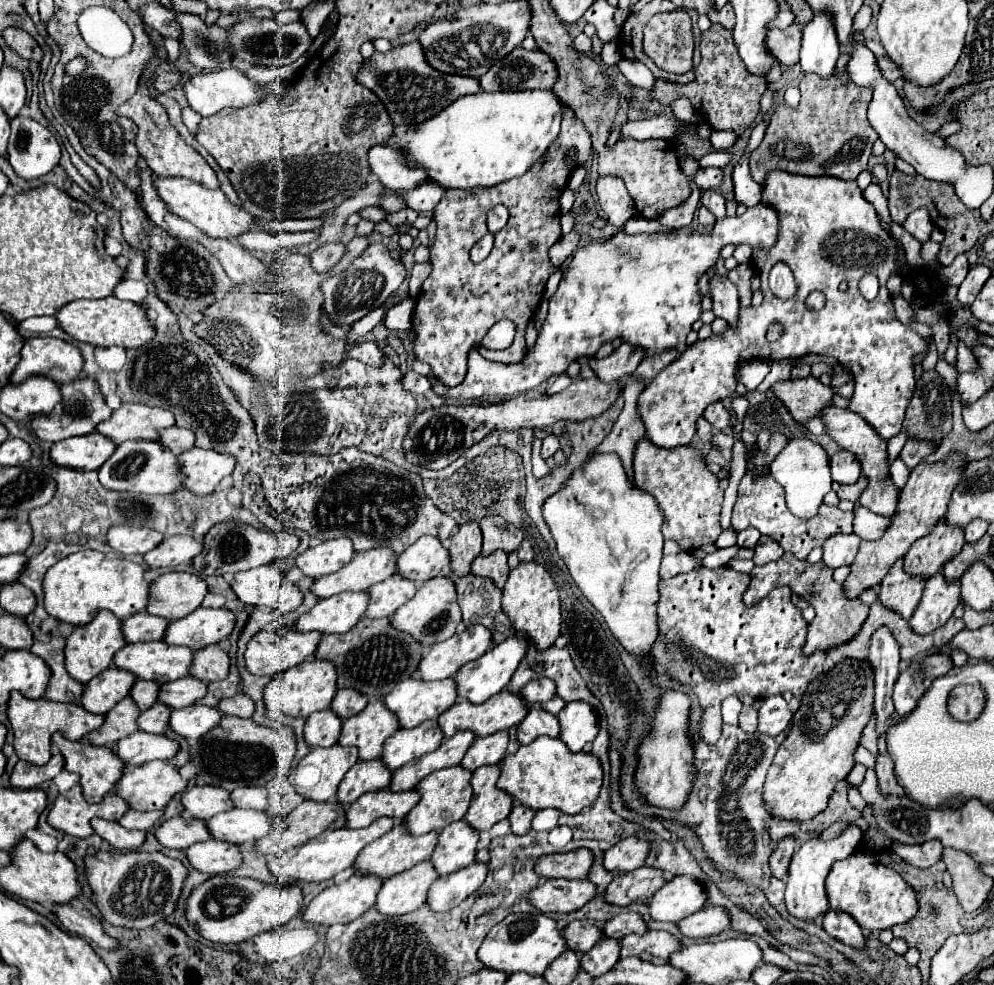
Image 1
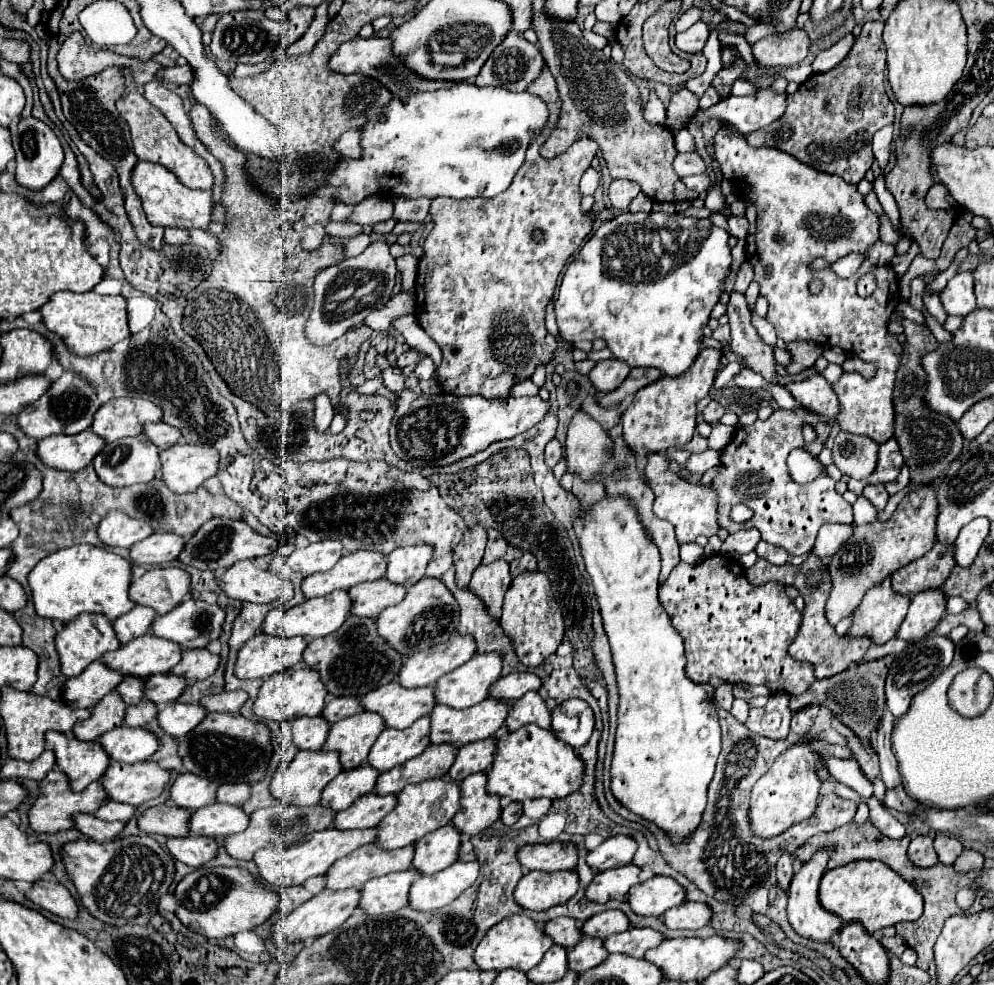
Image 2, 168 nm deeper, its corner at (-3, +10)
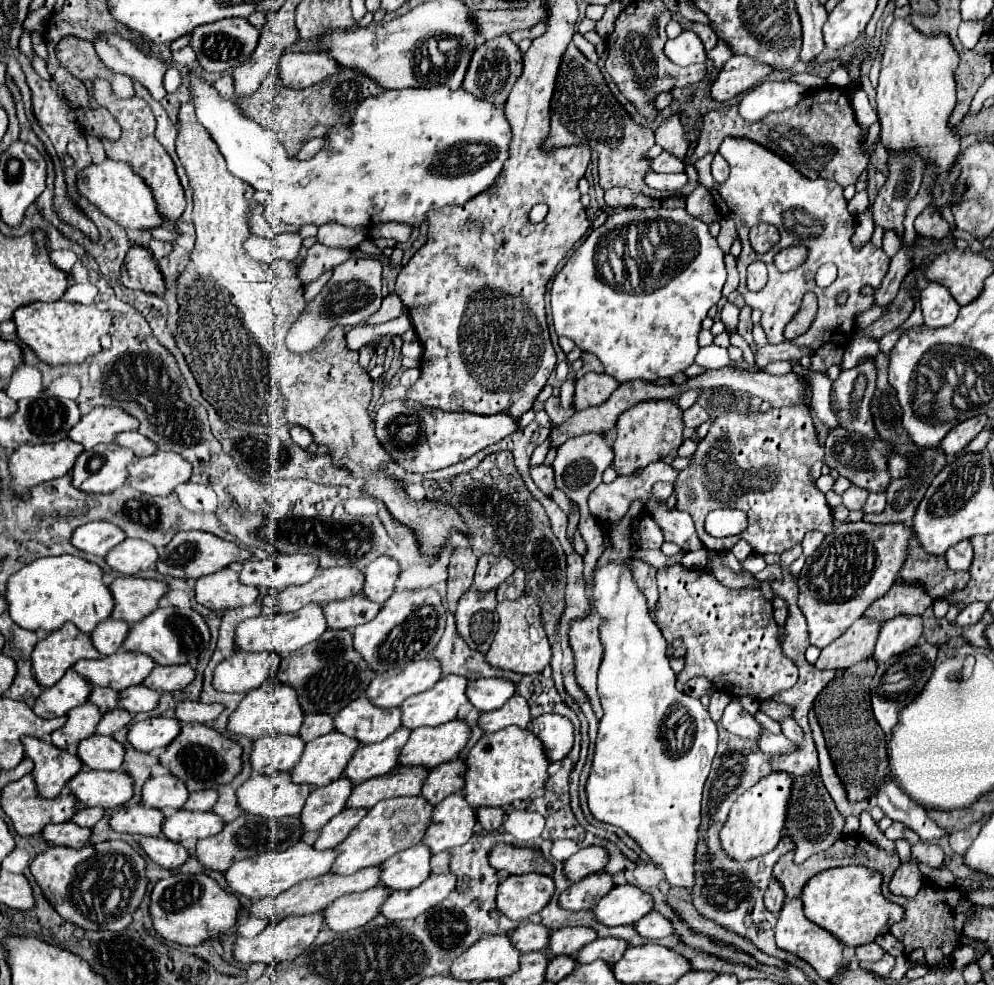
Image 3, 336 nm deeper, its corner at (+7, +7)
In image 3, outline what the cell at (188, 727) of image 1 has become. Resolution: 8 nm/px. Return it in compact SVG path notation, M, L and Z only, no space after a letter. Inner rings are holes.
M156 716L132 724L128 742L142 752L152 752L168 746L180 734L180 722L174 716Z

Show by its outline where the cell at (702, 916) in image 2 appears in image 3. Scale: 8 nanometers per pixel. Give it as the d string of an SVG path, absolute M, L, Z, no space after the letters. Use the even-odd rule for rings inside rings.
M652 910L648 912L640 922L636 922L636 930L640 936L650 938L650 940L658 940L664 936L672 936L674 934L674 926L668 918L664 918L660 912Z

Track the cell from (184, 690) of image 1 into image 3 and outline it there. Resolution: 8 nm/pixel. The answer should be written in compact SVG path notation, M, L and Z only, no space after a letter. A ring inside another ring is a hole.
M136 684L136 686L130 686L130 688L120 692L118 706L132 712L132 714L138 714L138 712L154 710L158 706L158 702L160 702L160 692L158 690Z

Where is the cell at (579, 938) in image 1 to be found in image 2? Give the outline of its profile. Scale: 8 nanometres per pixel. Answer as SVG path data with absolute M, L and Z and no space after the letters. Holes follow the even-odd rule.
M556 917L556 919L548 921L544 925L544 935L552 937L552 941L556 945L566 947L566 949L572 949L582 939L578 923L570 917Z

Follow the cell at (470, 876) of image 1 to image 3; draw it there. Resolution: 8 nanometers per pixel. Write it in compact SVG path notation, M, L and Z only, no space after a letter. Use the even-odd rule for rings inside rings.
M452 872L432 874L420 886L410 890L394 890L382 906L382 914L390 920L416 918L424 910L440 904L456 888L456 876Z

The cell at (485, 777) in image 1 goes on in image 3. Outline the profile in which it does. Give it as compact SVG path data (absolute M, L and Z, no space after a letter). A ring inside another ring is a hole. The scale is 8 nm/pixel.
M454 792L434 808L432 824L422 842L428 844L432 854L462 846L474 834L476 822L476 808L466 802L462 792Z

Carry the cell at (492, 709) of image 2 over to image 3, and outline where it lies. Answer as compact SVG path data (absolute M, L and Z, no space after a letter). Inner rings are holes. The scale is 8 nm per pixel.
M450 720L436 728L416 728L400 752L400 764L434 768L442 762L458 758L472 730L466 720Z

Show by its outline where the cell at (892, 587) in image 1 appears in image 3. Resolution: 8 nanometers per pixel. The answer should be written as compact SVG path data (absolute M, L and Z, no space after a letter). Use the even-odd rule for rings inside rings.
M858 618L842 636L834 640L834 644L828 644L822 648L822 654L816 662L820 670L830 668L850 668L852 664L858 664L872 656L874 644L878 640L882 622L872 618Z

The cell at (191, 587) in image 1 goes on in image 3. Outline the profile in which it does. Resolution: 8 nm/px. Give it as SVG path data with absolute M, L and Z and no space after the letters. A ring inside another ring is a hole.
M120 576L110 584L110 592L116 600L112 618L136 624L158 608L160 598L168 592L168 584L154 578Z

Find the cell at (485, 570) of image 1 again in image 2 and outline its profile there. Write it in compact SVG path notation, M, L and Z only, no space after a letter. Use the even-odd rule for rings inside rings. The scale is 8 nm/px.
M494 561L492 565L480 565L470 581L470 593L476 593L484 603L488 615L498 621L502 613L504 593L510 587L510 571L506 561Z

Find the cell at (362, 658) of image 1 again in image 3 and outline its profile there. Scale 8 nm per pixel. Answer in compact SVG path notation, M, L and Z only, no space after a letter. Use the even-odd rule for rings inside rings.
M326 630L314 644L306 644L298 652L292 652L282 658L278 668L278 678L286 684L292 684L298 692L298 700L306 714L328 712L336 714L354 698L364 696L370 680L376 672L362 660L354 650L350 630Z

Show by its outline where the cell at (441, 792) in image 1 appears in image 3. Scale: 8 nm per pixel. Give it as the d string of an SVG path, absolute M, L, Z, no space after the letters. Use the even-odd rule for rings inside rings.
M398 796L398 798L388 798L378 802L374 808L368 810L364 820L350 832L350 836L338 846L340 856L334 862L332 872L354 874L360 868L378 866L380 862L388 860L394 852L418 844L432 822L432 810L434 806L422 796L402 796L402 798Z

